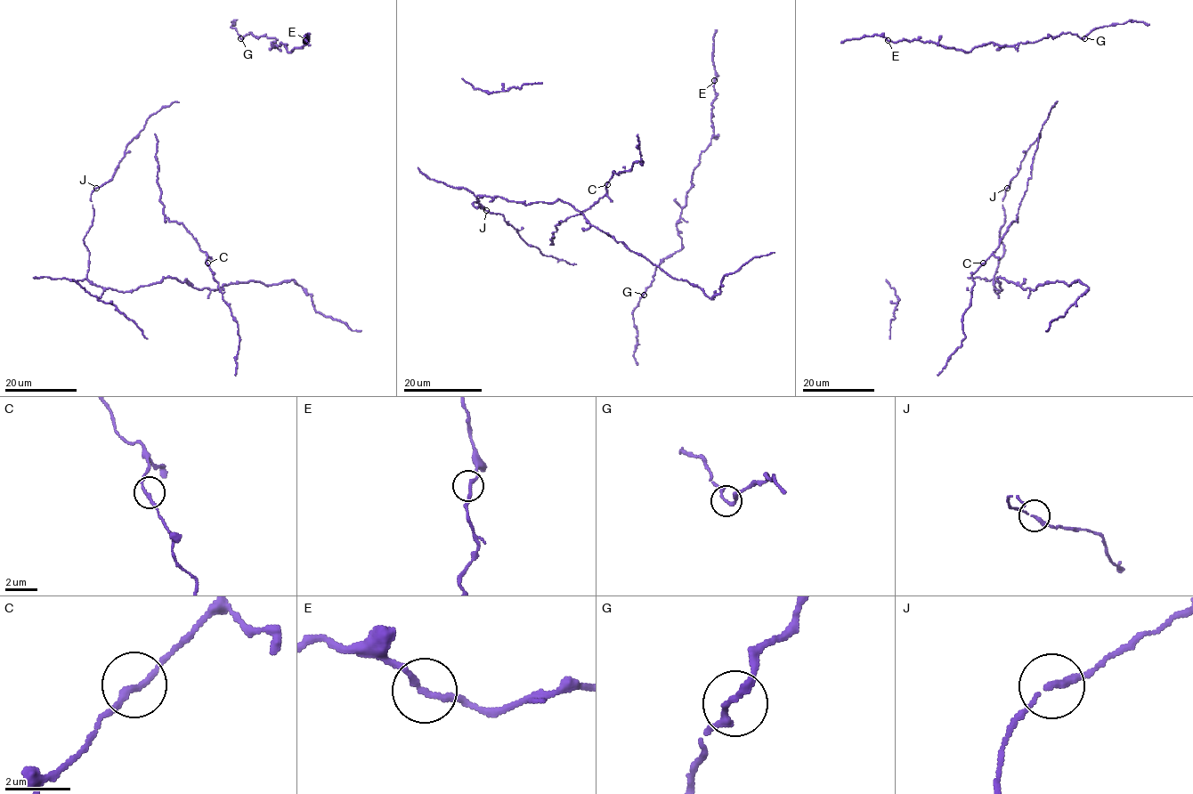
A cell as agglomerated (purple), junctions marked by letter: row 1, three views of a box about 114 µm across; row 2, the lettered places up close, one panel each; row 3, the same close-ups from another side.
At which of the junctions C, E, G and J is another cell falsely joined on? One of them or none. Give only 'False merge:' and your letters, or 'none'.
False merge: none

